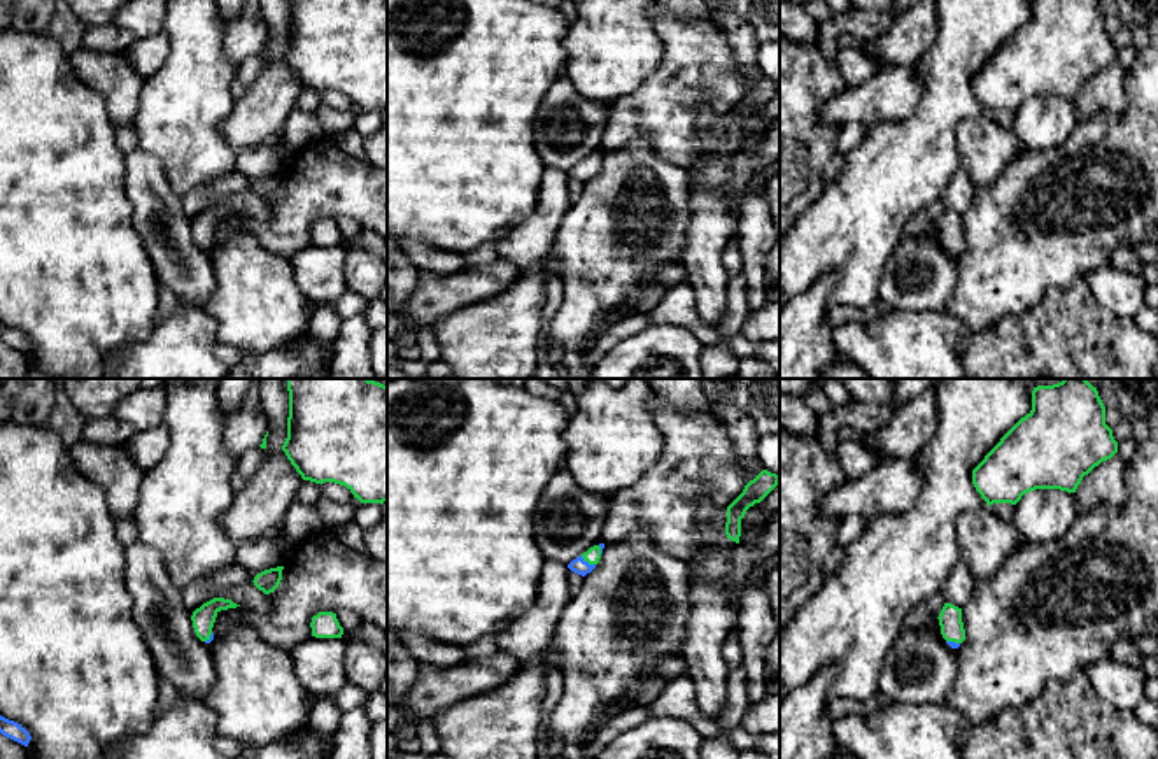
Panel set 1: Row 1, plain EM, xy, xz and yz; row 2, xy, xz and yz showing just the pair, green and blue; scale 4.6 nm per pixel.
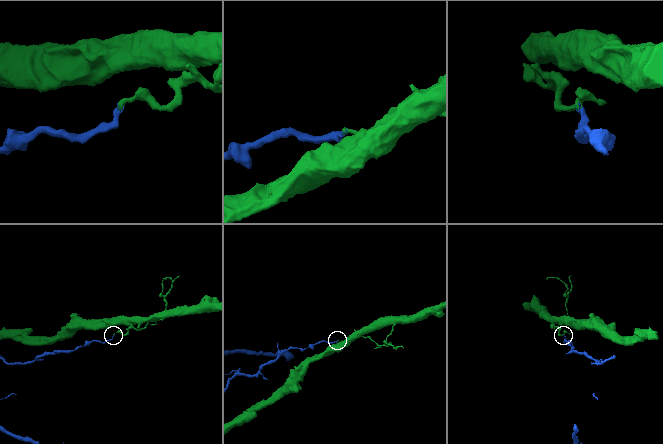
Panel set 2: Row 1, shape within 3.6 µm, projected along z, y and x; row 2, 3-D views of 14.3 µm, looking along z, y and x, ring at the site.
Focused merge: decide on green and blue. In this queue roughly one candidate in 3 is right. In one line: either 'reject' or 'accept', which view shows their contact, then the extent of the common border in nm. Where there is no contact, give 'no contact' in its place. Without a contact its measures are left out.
reject | xz | 80 nm

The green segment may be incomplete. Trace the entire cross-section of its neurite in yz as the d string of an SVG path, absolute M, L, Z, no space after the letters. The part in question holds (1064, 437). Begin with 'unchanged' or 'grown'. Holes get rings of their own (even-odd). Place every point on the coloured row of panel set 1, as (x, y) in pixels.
unchanged | M1063 379L1053 386L1034 387L1032 410L1021 417L972 470L972 484L988 507L993 503L1016 505L1023 494L1035 489L1076 493L1083 477L1102 461L1111 459L1116 452L1118 442L1112 436L1112 429L1105 424L1105 407L1097 387L1086 379Z

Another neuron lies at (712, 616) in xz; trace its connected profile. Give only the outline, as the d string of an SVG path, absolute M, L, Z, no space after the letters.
M704 487L699 505L701 542L688 561L697 575L688 580L690 615L681 657L694 680L701 713L717 722L727 705L731 668L722 656L722 645L736 622L729 596L736 542L725 535L727 508L715 508L708 494L710 487Z

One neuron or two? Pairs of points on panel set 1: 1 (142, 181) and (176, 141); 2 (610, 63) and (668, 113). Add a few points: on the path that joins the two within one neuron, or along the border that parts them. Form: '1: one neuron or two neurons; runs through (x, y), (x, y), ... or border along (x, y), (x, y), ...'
1: two neurons; border along (137, 148), (162, 165), (169, 184), (179, 195)
2: two neurons; border along (664, 55), (640, 86), (621, 95), (612, 104)

